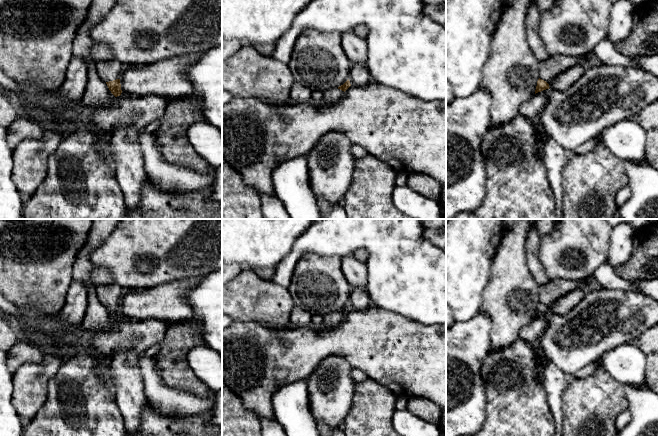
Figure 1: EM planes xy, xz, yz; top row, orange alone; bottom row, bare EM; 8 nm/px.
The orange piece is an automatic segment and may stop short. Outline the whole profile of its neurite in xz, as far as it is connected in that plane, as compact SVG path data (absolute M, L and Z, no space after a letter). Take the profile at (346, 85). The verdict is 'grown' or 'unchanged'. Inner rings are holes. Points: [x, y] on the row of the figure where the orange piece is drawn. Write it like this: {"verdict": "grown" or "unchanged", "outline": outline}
{"verdict": "grown", "outline": "M349 79L338 88L323 91L323 99L320 106L333 106L338 103L344 96L344 92L351 86Z"}

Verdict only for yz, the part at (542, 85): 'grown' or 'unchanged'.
grown

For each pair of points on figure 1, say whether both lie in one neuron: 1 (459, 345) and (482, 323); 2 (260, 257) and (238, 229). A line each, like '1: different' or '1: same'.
1: same
2: same

